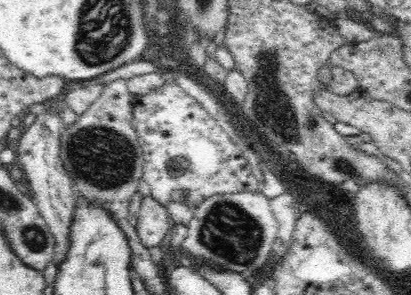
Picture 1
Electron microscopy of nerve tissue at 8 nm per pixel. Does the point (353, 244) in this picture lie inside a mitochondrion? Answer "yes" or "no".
no

